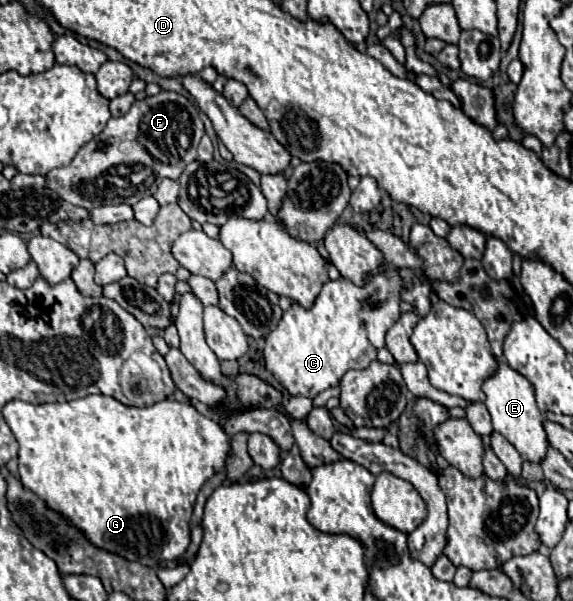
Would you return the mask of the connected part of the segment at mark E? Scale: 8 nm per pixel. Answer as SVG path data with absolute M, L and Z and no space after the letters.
M499 363L495 375L483 383L483 391L487 395L485 407L489 409L489 413L493 417L495 431L501 433L521 453L521 457L525 461L541 463L547 455L549 441L547 441L547 433L543 429L545 415L537 409L535 391L531 389L531 383L523 375L515 373L507 363Z

